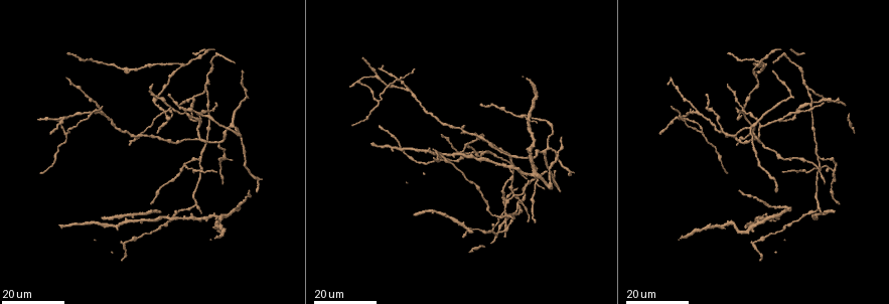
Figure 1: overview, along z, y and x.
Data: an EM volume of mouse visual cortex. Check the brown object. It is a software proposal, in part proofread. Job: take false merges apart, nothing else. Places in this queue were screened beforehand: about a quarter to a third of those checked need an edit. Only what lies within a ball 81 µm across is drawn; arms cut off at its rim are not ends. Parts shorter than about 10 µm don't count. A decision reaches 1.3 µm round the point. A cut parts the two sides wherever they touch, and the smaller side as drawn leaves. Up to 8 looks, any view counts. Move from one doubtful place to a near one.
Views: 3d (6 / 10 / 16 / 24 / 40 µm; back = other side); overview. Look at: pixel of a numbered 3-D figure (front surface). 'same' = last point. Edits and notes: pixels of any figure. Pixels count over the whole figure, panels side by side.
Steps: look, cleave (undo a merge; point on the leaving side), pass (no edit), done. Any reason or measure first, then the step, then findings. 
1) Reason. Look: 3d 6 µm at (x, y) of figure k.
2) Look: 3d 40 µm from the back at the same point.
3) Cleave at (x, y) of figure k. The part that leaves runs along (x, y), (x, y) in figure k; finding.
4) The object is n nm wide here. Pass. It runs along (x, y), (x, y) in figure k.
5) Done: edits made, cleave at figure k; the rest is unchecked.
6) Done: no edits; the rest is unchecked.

Two arms in line, one across. Look: 3d 16 µm at (199, 137) of figure 1.

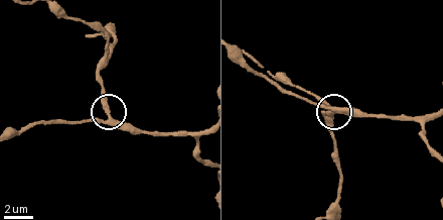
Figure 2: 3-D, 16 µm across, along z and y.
Look: 3d 6 µm at (325, 105) of figure 2.

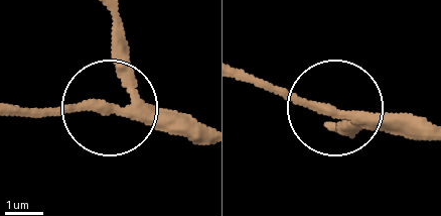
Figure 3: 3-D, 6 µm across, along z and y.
The side arm is 56 µm long. Pass. All the same cell.

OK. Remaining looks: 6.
Look: 3d 16 µm at (753, 246) of figure 1.

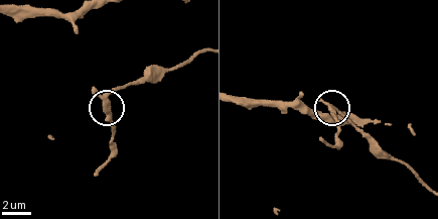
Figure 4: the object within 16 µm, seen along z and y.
Look: 3d 6 µm at (103, 101) of figure 4.

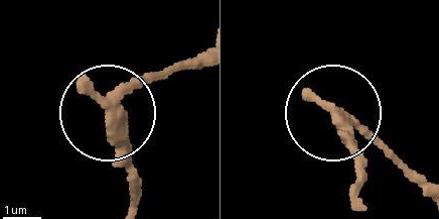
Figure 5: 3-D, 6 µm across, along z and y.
The object is 300 nm wide here. Pass. It runs along (200, 52), (162, 69), (108, 114), (134, 188) in figure 5; all the same cell.

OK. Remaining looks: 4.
Thin arm on a thick one. Look: 3d 24 µm at (405, 87) of figure 1.

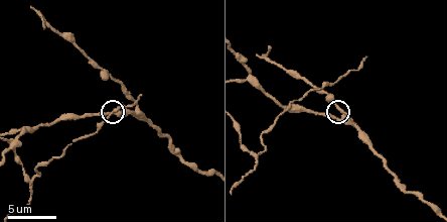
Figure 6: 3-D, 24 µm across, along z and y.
Look: 3d 6 µm at (337, 119) of figure 6.

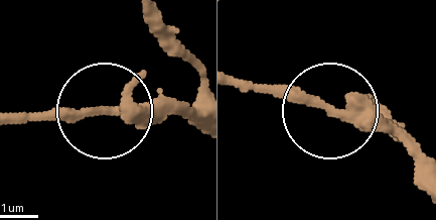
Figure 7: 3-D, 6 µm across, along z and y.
3 arms meet here. Pass. All the same cell.

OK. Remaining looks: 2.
Four-way junction. Look: 3d 24 µm at (473, 139) of figure 1.

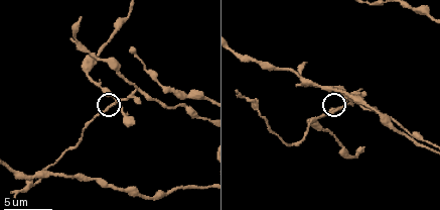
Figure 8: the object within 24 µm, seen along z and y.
Zoom in. Look: 3d 10 µm at (340, 106) of figure 8.

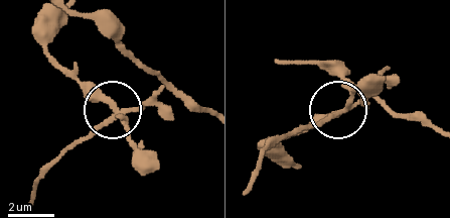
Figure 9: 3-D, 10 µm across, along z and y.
The object is 220 nm wide here. Cleave at (144, 108) of figure 9. The part that leaves runs along (343, 113), (276, 141), (247, 188) in figure 9; two cells meet here.

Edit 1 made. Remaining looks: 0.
Done: edits made, cleave at figure 9; the rest is unchecked.

